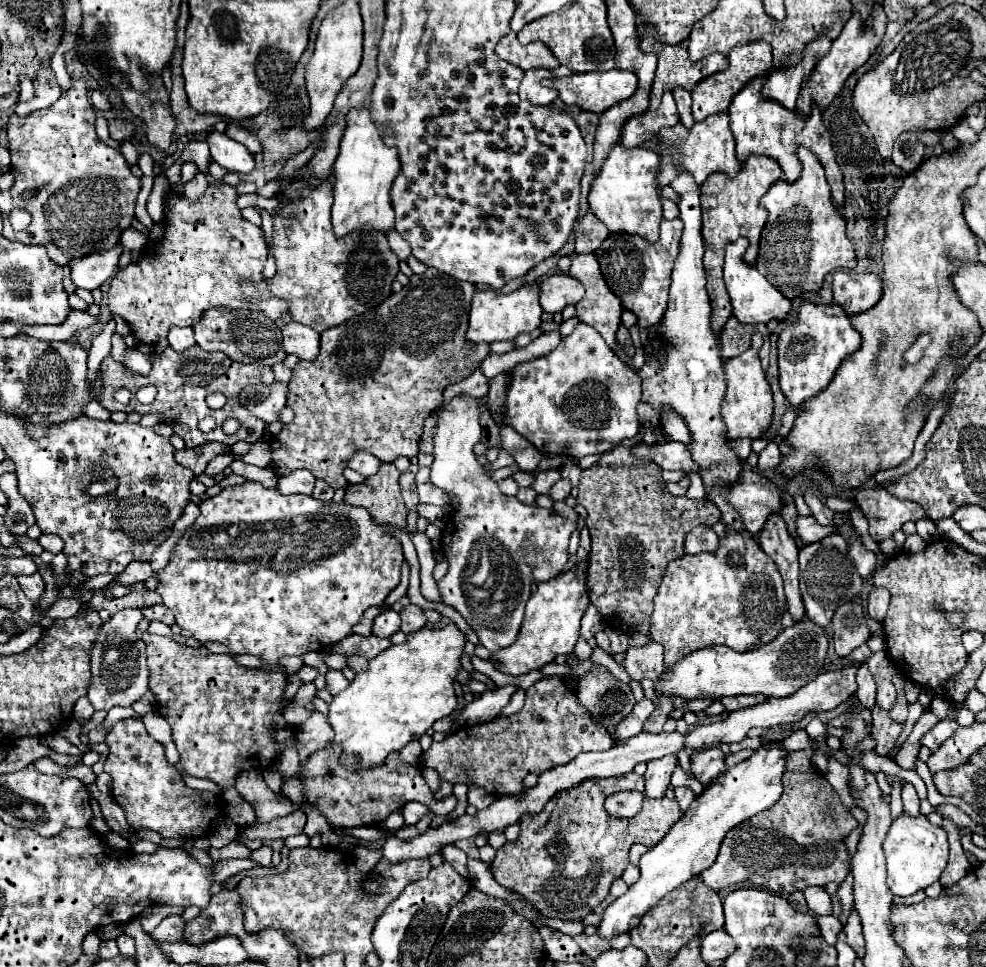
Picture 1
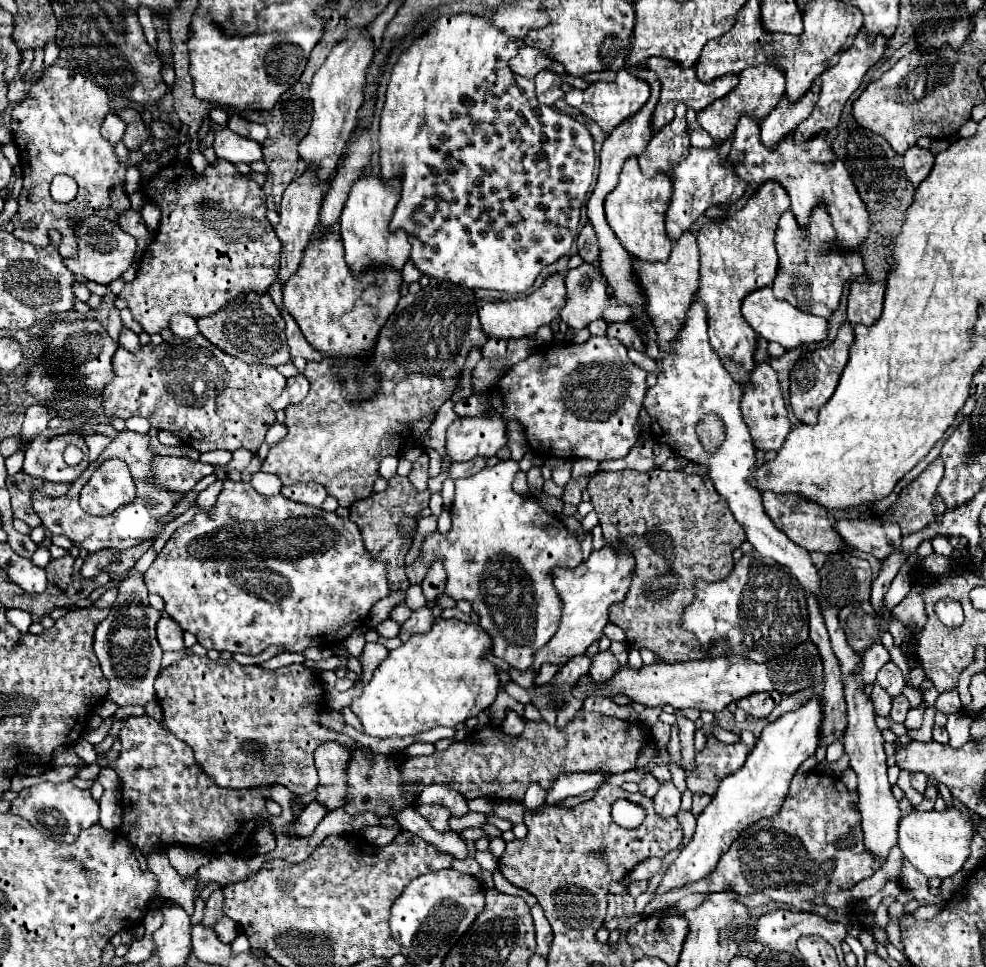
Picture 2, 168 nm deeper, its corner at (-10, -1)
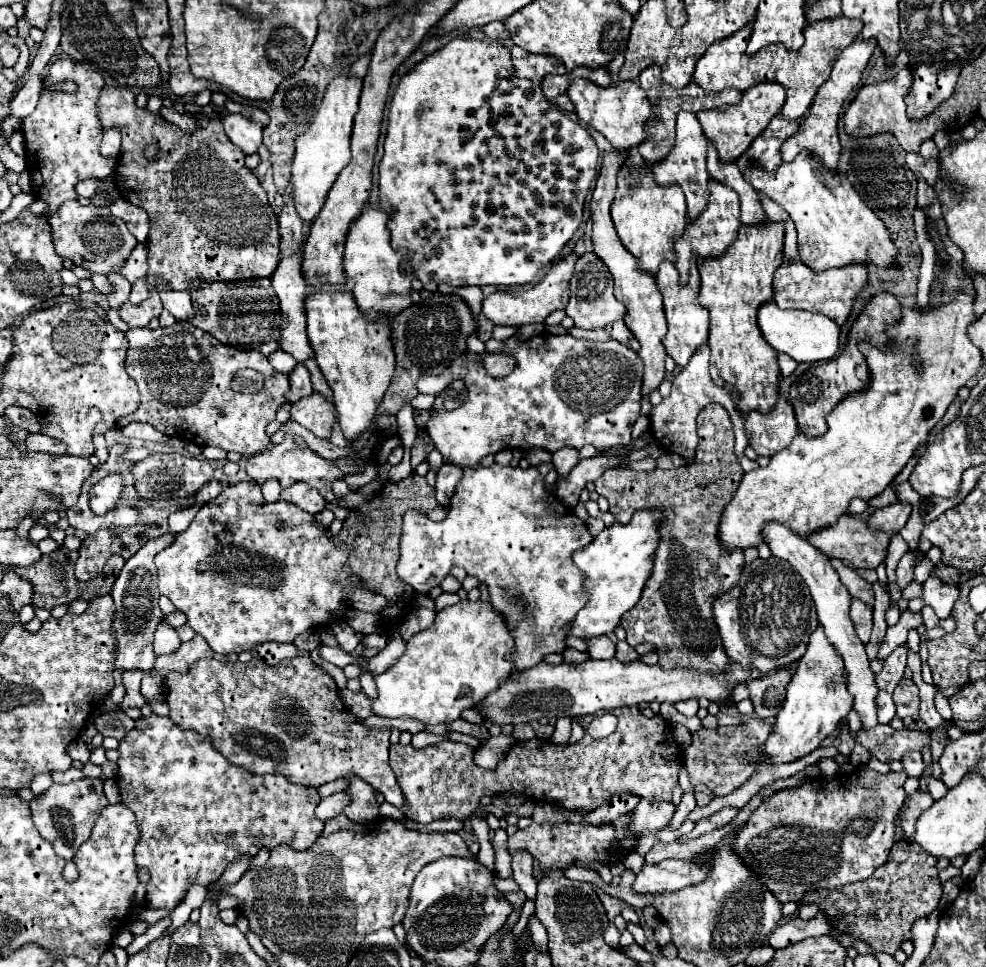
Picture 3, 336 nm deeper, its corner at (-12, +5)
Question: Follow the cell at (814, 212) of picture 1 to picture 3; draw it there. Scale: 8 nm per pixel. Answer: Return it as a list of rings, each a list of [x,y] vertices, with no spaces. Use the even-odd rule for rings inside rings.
[[[792,259],[788,263],[782,263],[774,273],[774,301],[782,309],[804,309],[812,313],[822,313],[828,315],[836,325],[842,325],[850,315],[852,301],[858,295],[860,287],[866,283],[866,279],[868,273],[866,265],[862,263],[816,273],[810,267],[806,267],[800,259]]]

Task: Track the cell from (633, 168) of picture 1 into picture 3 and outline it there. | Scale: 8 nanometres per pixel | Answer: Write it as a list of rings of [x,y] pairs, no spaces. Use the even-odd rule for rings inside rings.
[[[640,161],[638,165],[624,165],[618,173],[618,177],[640,177],[636,183],[628,185],[628,191],[618,195],[612,203],[612,221],[618,231],[620,241],[624,247],[638,259],[638,267],[642,271],[648,271],[654,275],[658,271],[660,261],[668,259],[674,261],[674,241],[680,231],[684,231],[686,223],[686,201],[682,189],[672,183],[668,187],[658,185],[652,179],[652,171],[648,171],[648,165]]]

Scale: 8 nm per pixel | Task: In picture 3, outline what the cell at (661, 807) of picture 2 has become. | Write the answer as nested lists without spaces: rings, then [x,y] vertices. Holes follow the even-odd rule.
[[[642,799],[632,811],[632,831],[638,837],[650,831],[658,831],[670,823],[674,811],[676,811],[676,805],[672,801]]]

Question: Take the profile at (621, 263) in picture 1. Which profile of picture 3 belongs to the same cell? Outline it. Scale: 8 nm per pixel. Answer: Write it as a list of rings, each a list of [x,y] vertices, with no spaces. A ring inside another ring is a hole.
[[[692,255],[692,265],[690,265],[690,279],[688,285],[680,285],[678,279],[678,271],[674,267],[674,263],[664,261],[660,265],[660,271],[656,273],[656,283],[658,289],[664,297],[664,311],[666,311],[666,319],[668,319],[668,333],[662,339],[666,353],[676,361],[676,365],[682,369],[688,359],[692,357],[692,351],[696,347],[700,347],[700,343],[706,343],[708,337],[708,311],[698,303],[698,287],[700,287],[700,277],[698,277],[698,269],[696,269],[696,255]]]

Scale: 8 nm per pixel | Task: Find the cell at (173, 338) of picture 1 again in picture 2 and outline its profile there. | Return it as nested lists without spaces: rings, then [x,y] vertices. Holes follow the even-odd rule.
[[[176,313],[170,319],[170,329],[178,337],[194,337],[194,335],[198,335],[196,321],[190,315],[186,315],[186,313]]]

